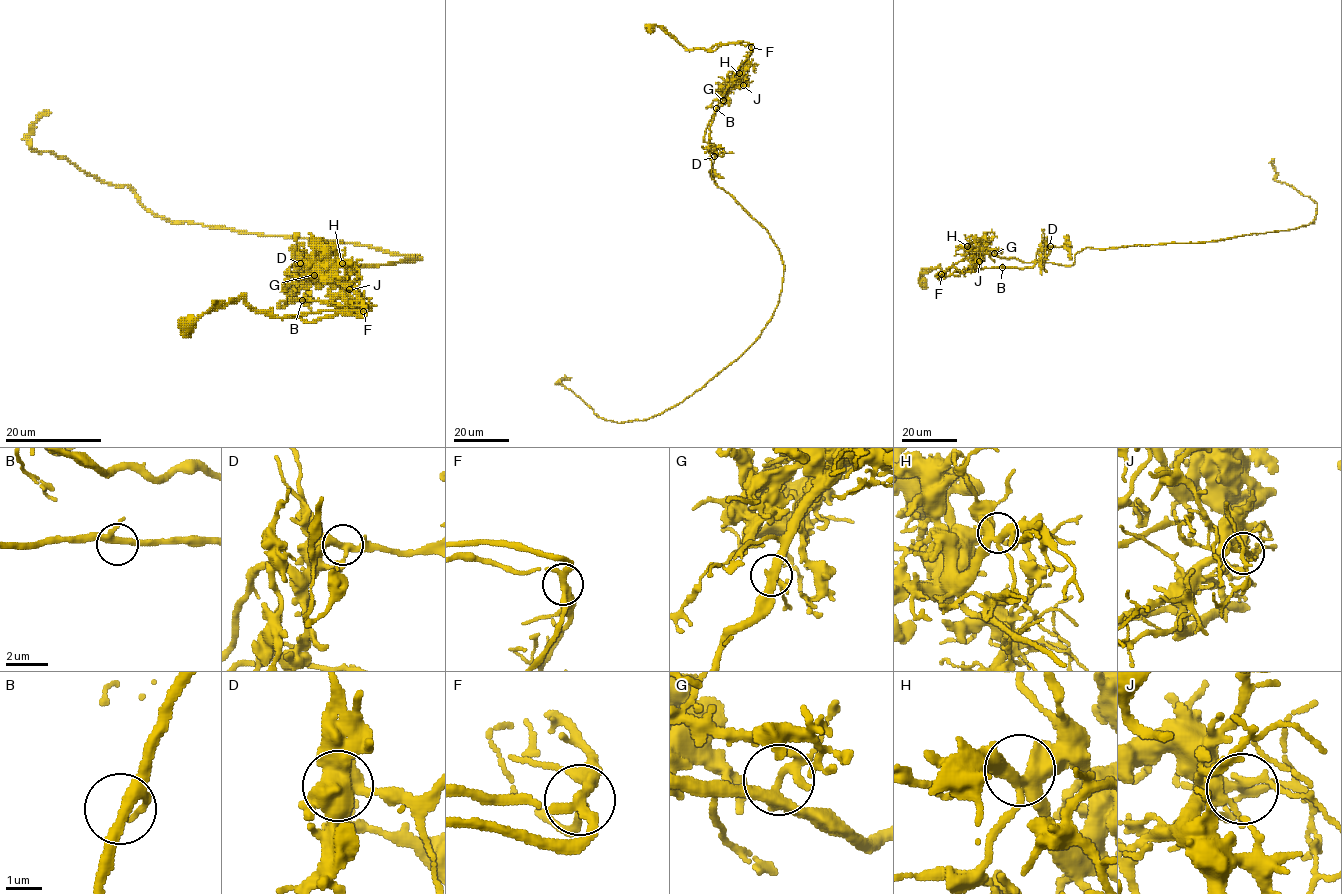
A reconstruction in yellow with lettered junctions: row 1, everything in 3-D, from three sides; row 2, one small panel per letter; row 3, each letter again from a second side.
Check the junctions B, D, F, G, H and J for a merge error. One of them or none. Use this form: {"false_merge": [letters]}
{"false_merge": ["F"]}

